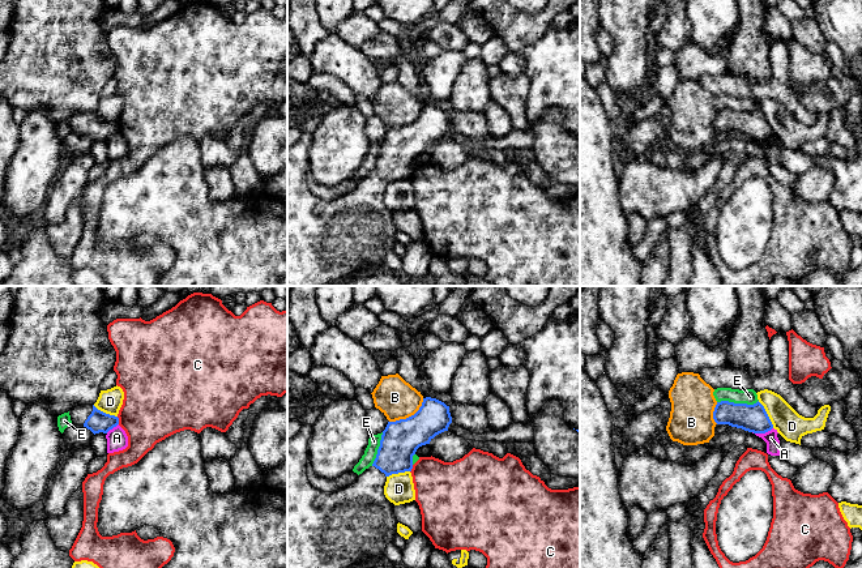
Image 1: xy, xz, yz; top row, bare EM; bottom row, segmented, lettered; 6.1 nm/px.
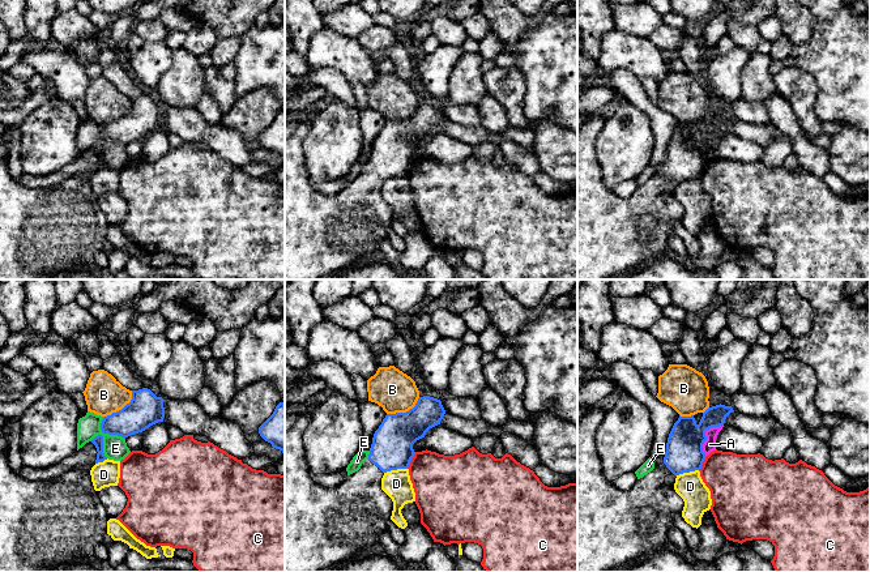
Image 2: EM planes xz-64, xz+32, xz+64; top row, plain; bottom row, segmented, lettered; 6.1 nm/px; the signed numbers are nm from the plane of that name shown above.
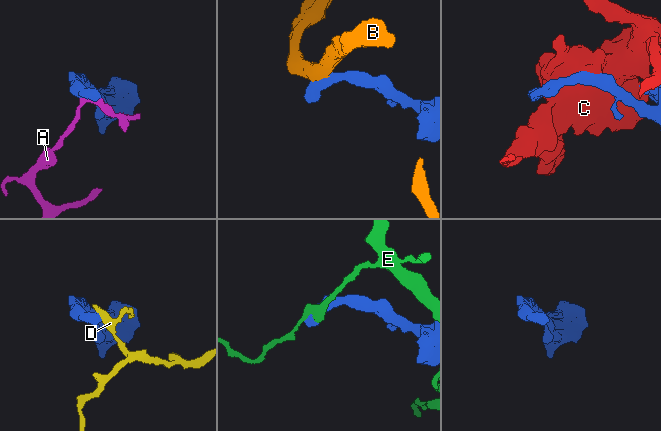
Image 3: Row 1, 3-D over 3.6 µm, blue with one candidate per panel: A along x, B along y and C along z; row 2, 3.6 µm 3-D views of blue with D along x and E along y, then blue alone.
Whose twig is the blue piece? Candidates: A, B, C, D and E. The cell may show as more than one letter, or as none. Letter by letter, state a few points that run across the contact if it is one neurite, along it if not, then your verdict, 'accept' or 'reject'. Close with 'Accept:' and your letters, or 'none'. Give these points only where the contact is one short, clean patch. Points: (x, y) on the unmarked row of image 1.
A: yz (772, 135), (764, 140), (752, 140) | reject
B: xz (423, 106), (413, 122), (389, 129) | reject
C: reject
D: yz (758, 109), (773, 135) | reject
E: reject
Accept: none

